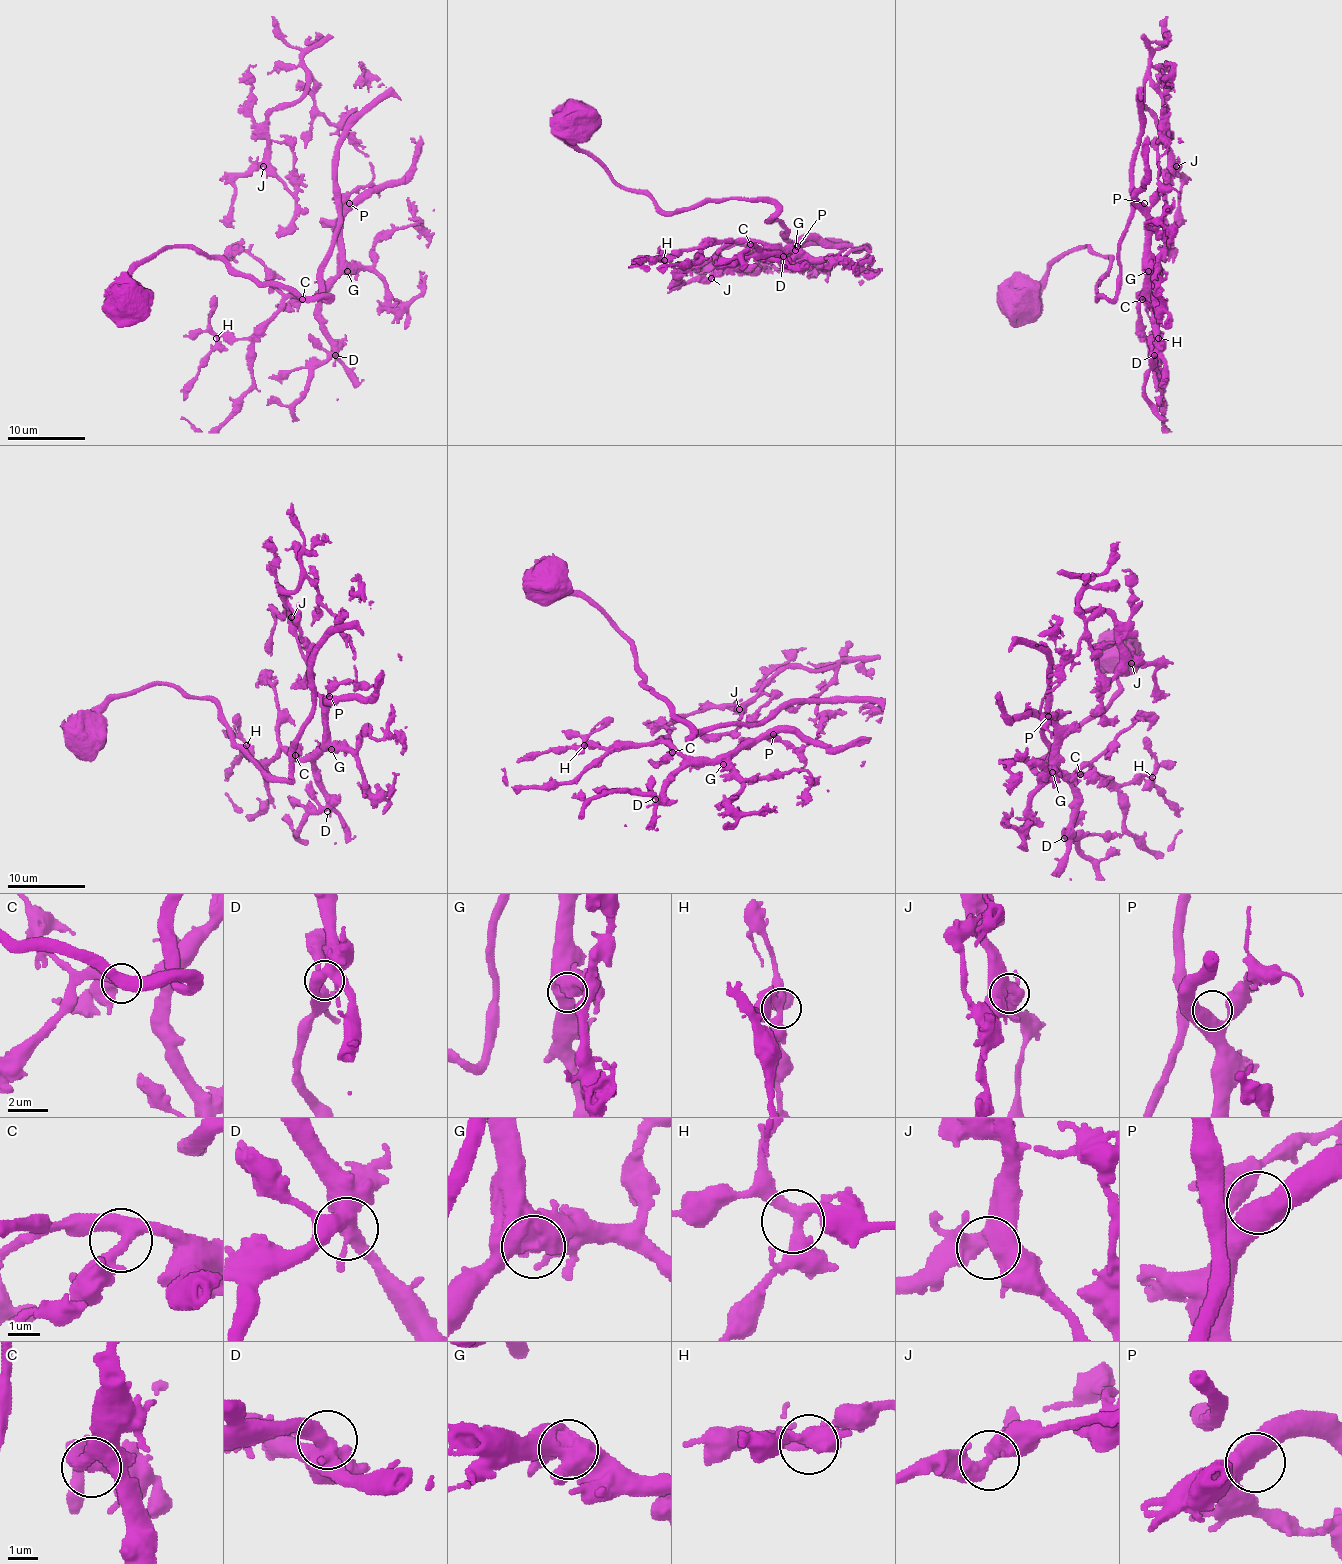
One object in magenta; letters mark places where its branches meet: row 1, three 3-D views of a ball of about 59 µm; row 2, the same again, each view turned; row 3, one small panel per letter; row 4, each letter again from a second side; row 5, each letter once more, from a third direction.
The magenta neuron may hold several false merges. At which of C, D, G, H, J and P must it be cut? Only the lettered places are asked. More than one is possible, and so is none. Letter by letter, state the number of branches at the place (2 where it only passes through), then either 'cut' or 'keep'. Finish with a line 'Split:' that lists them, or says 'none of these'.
C: 3 | keep
D: 5 | keep
G: 3 | keep
H: 3 | keep
J: 3 | keep
P: 2 | keep
Split: none of these

